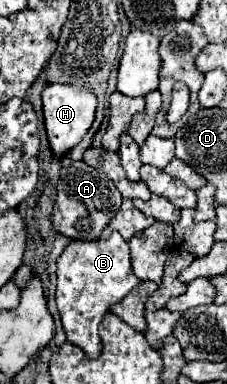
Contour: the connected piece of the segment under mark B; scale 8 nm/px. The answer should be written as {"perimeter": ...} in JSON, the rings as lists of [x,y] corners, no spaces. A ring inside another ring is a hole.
{"perimeter":[[[113,232],[109,240],[73,240],[57,258],[57,308],[67,334],[67,340],[79,346],[89,358],[101,354],[103,342],[99,336],[99,324],[113,304],[123,300],[141,280],[133,274],[129,244],[119,232]]]}

